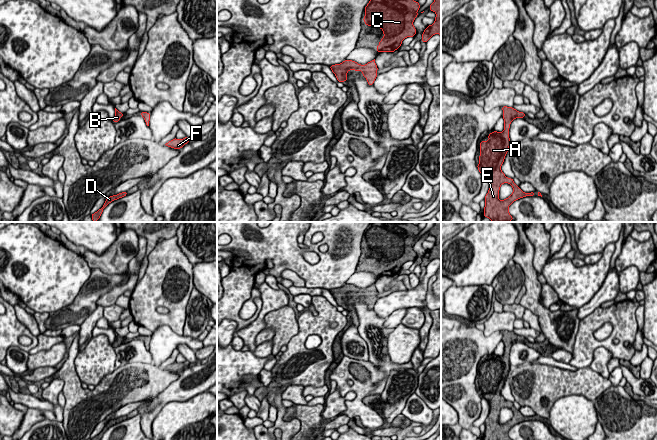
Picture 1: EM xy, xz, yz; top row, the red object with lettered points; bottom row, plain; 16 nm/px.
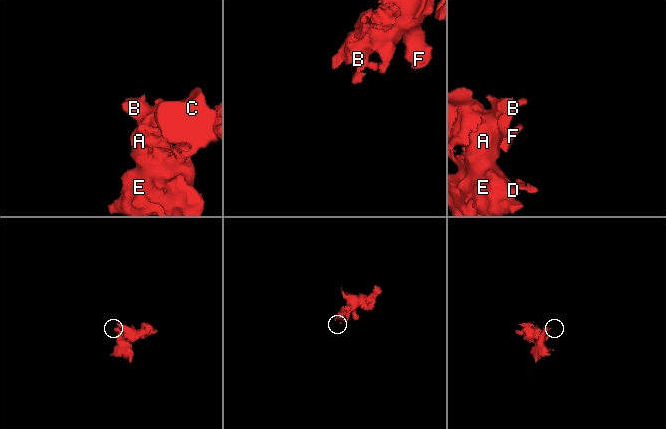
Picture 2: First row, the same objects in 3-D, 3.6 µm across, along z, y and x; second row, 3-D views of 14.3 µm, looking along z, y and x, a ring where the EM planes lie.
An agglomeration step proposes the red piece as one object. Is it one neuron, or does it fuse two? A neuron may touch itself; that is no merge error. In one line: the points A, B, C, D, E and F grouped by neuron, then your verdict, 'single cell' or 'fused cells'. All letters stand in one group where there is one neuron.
groups A B C D E F; single cell

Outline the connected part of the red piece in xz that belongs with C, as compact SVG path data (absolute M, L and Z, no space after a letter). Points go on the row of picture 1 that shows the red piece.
M370 0L363 21L367 26L378 25L384 37L376 46L378 53L394 52L407 37L417 33L413 26L420 5L414 0Z

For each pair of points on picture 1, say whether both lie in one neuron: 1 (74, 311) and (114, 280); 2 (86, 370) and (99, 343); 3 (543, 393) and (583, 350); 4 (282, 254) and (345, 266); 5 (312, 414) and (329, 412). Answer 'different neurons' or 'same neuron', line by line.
1: same neuron
2: same neuron
3: different neurons
4: same neuron
5: different neurons

